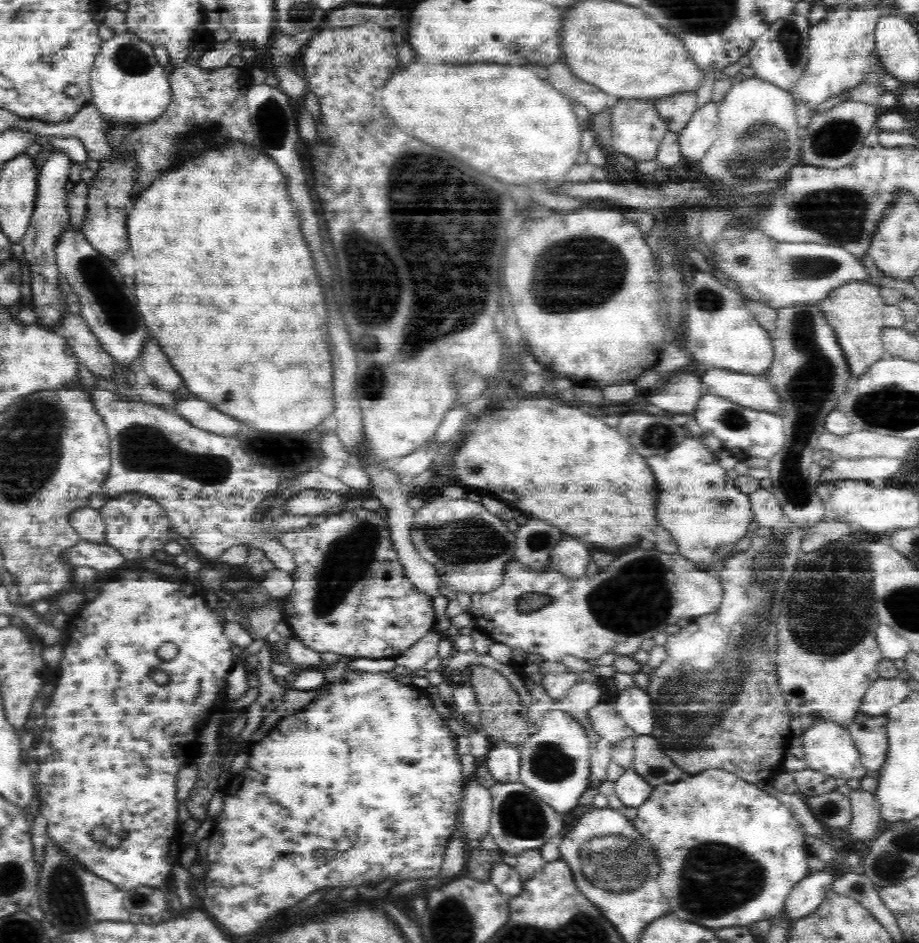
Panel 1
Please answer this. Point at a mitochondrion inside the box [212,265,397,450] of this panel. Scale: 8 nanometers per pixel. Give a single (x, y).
(372, 382)

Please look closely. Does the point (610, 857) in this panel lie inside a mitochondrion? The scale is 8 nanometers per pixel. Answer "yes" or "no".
yes

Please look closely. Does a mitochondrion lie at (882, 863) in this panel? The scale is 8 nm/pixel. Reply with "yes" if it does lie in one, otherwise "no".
yes

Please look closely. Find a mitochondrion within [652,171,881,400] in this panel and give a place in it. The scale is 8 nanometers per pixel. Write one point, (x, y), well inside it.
(837, 213)

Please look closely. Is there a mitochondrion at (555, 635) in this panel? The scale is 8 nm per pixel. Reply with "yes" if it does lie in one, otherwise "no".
no

